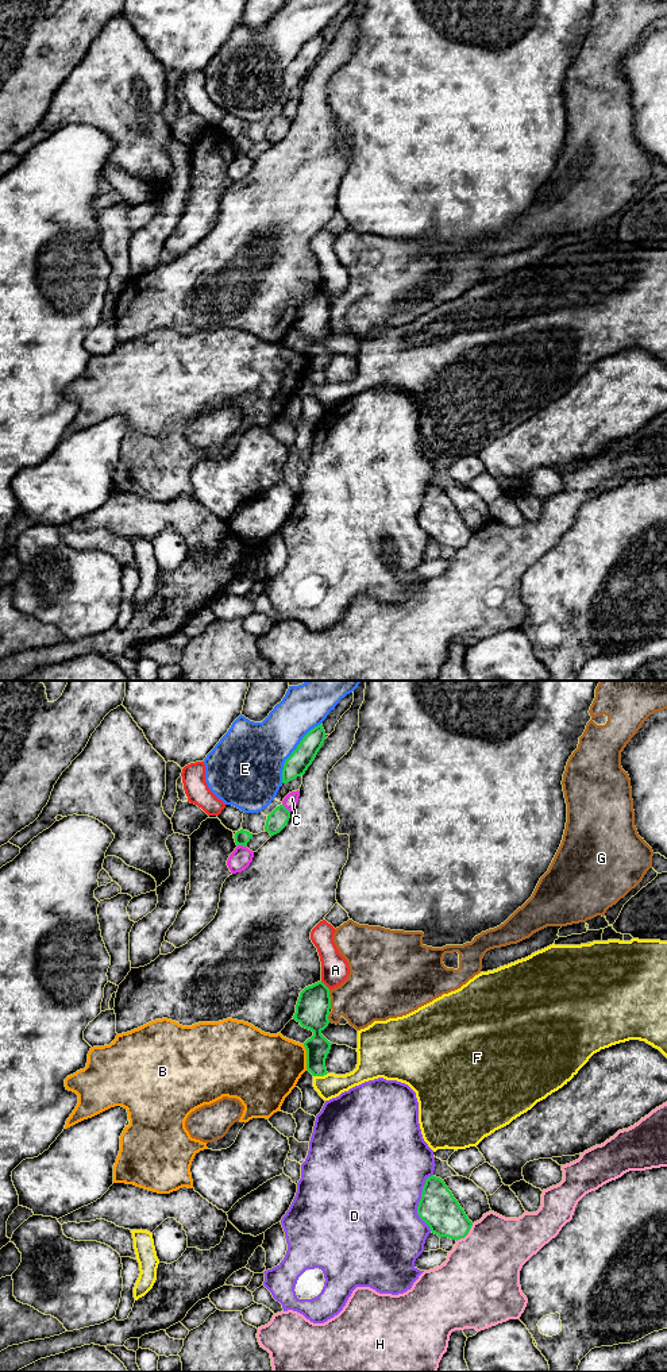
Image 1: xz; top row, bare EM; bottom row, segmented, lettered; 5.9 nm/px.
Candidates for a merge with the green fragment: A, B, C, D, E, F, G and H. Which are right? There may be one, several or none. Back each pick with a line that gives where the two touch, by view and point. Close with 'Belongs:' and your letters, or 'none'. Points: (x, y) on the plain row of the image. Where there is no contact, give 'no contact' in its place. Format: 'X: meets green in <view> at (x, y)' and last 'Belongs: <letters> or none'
Belongs: none

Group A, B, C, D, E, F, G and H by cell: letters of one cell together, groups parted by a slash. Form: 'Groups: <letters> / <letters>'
Groups: A / B / C / D / E / F / G / H

